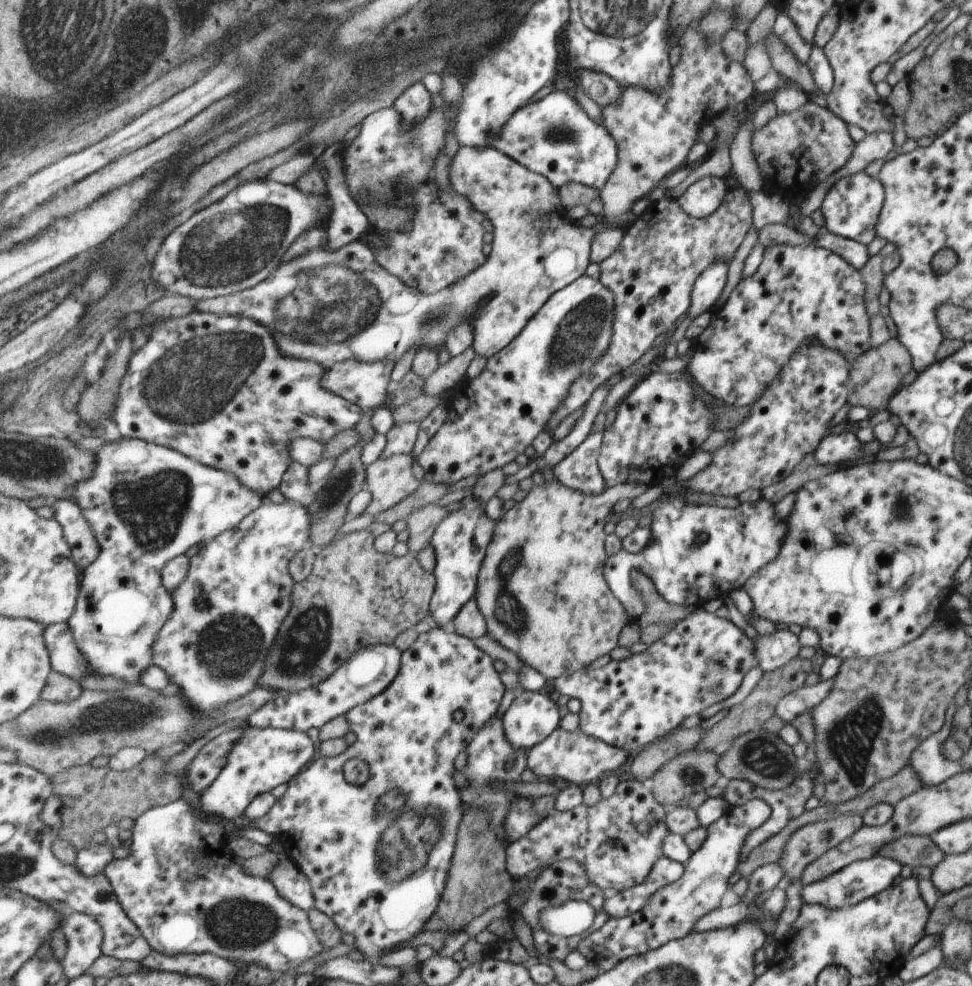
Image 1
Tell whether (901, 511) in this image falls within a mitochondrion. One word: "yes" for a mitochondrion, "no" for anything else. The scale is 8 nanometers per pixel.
yes

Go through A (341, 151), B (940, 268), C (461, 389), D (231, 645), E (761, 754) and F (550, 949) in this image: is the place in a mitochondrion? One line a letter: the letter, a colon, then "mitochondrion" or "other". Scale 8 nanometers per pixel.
A: other
B: mitochondrion
C: other
D: mitochondrion
E: mitochondrion
F: other

